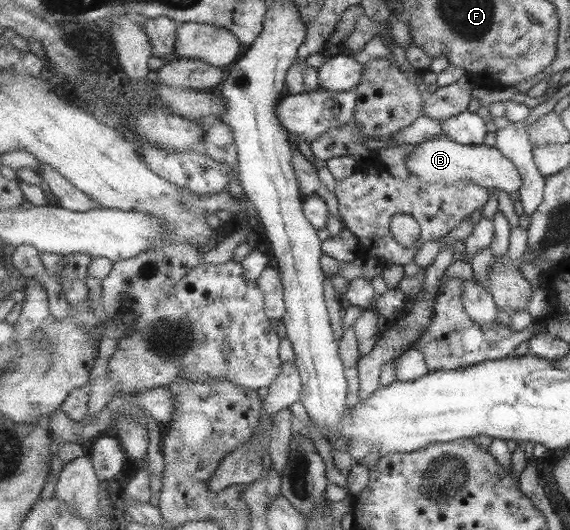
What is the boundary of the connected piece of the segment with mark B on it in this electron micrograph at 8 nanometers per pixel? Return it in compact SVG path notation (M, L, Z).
M442 133L437 138L416 144L406 161L410 173L430 184L445 182L456 185L459 181L473 181L490 191L502 190L508 194L521 193L524 178L521 171L500 148L491 145L464 145Z

